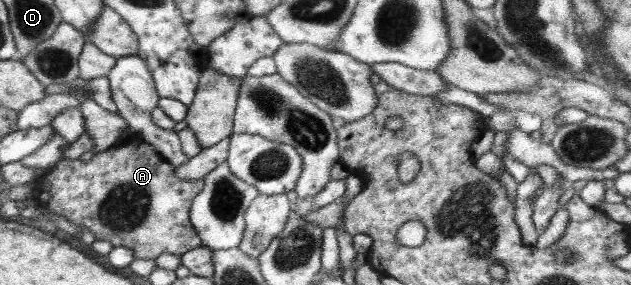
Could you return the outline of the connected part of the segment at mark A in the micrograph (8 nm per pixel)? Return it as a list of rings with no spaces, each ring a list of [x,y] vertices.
[[[131,133],[123,142],[104,152],[95,153],[88,162],[70,158],[60,160],[48,172],[36,177],[34,194],[46,209],[85,226],[94,234],[95,240],[108,240],[112,247],[125,246],[133,250],[135,258],[156,259],[163,252],[181,256],[187,250],[203,245],[189,217],[192,200],[203,189],[203,185],[197,181],[180,180],[174,170],[176,168],[164,160],[159,151]]]

